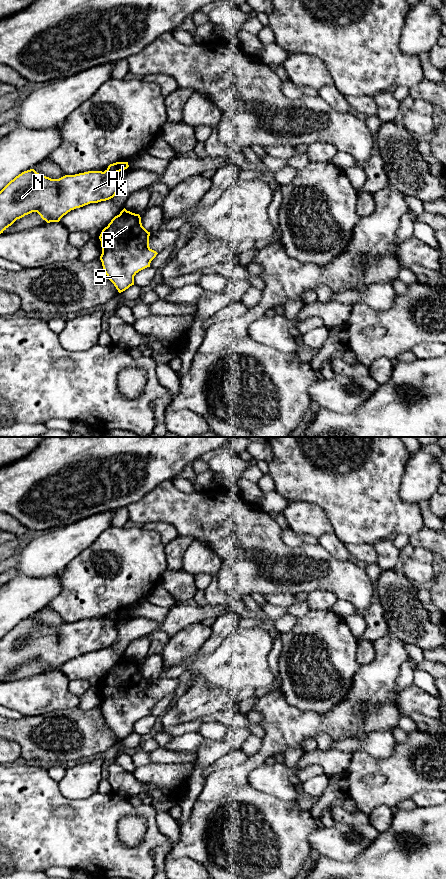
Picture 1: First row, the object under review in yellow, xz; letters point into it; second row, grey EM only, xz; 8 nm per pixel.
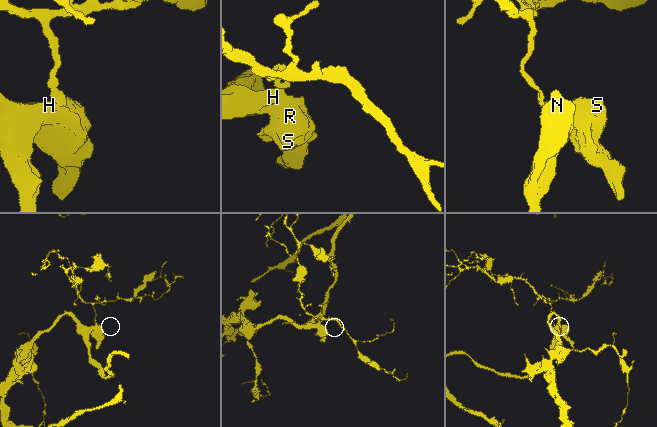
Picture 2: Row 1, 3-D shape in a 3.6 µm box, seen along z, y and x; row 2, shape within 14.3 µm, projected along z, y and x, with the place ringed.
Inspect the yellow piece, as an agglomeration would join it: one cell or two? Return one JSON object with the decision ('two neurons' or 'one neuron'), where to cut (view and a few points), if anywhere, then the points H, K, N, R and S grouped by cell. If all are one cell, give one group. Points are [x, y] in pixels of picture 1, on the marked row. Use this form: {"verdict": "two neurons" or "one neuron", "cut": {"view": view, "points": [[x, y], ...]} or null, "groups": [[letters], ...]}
{"verdict": "two neurons", "cut": {"view": "xz", "points": [[107, 169], [113, 173]]}, "groups": [["H", "N", "R", "S"], ["K"]]}

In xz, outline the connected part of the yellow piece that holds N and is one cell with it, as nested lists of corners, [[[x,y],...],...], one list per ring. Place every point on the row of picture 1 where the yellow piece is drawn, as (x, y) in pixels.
[[[34,169],[24,171],[0,191],[0,234],[17,219],[32,212],[37,212],[47,223],[59,222],[71,210],[109,200],[117,191],[114,173],[108,170],[65,175],[59,179],[40,175]]]

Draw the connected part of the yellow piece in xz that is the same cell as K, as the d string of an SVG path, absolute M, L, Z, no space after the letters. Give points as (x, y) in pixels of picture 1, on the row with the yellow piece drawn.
M116 162L116 163L110 164L107 170L113 173L117 173L127 169L128 167L129 167L128 162Z

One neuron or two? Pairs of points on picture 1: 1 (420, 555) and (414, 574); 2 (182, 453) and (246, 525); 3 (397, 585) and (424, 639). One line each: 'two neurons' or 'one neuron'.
1: two neurons
2: two neurons
3: one neuron

